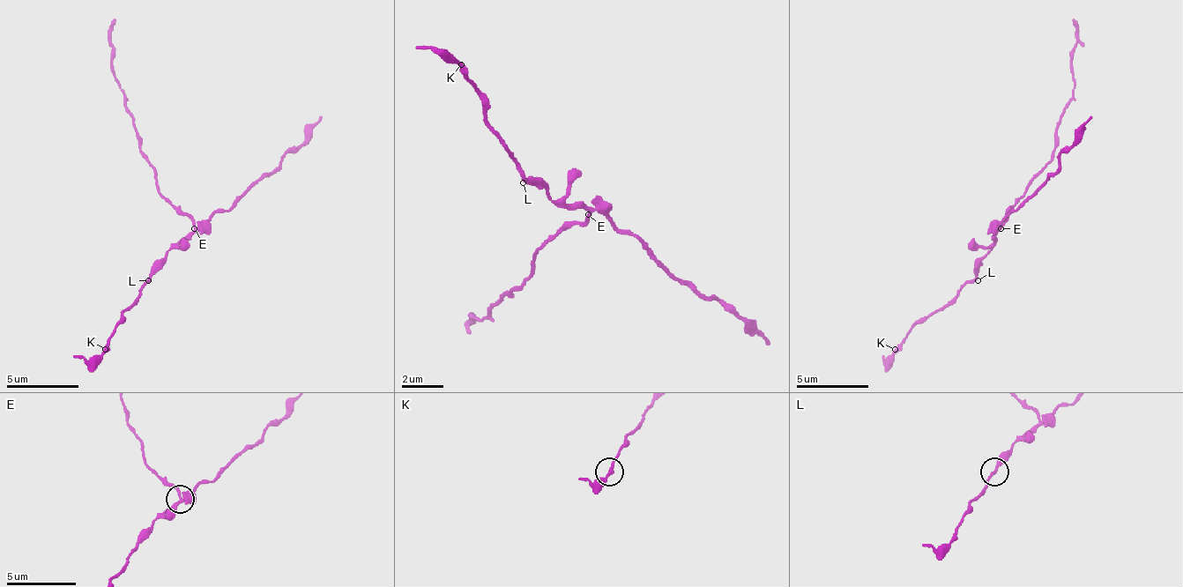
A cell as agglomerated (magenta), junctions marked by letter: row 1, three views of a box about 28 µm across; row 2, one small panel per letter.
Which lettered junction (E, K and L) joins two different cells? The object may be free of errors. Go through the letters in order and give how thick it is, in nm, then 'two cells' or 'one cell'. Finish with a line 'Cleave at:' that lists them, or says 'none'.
E: 280 nm thick; two cells
K: 280 nm thick; one cell
L: 240 nm thick; one cell
Cleave at: E

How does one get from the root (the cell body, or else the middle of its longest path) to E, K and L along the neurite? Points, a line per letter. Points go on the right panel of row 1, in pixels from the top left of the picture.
E: (1007, 219), (1000, 229)
K: (1007, 219), (996, 229), (996, 244), (981, 262), (978, 273), (945, 306), (924, 316), (895, 349)
L: (1007, 219), (996, 229), (996, 244), (978, 270), (978, 280)

